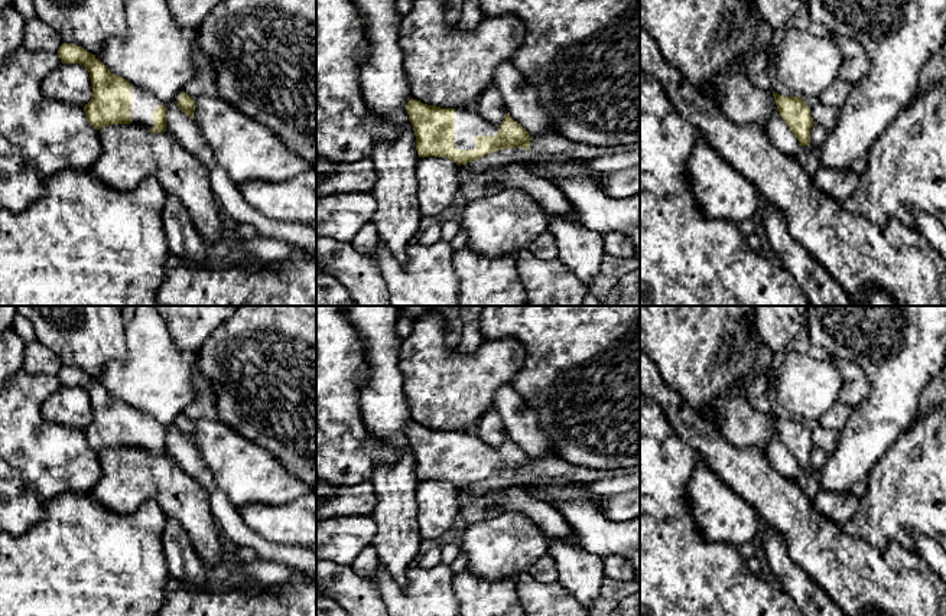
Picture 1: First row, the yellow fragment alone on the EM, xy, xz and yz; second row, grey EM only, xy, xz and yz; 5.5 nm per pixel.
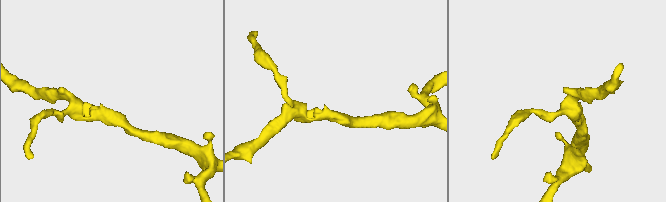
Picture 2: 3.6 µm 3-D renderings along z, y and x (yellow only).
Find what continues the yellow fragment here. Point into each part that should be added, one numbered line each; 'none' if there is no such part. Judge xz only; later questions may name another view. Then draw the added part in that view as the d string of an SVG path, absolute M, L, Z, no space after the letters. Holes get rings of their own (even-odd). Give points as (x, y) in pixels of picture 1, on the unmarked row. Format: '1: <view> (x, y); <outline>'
1: xz (468, 449); M455 431L455 472L477 472L474 462L478 459L495 459L501 446L490 447L477 436Z

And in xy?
1: xy (143, 427); M131 408L131 446L143 450L143 452L153 452L152 439L157 428L165 428L166 424L162 424L147 414Z

